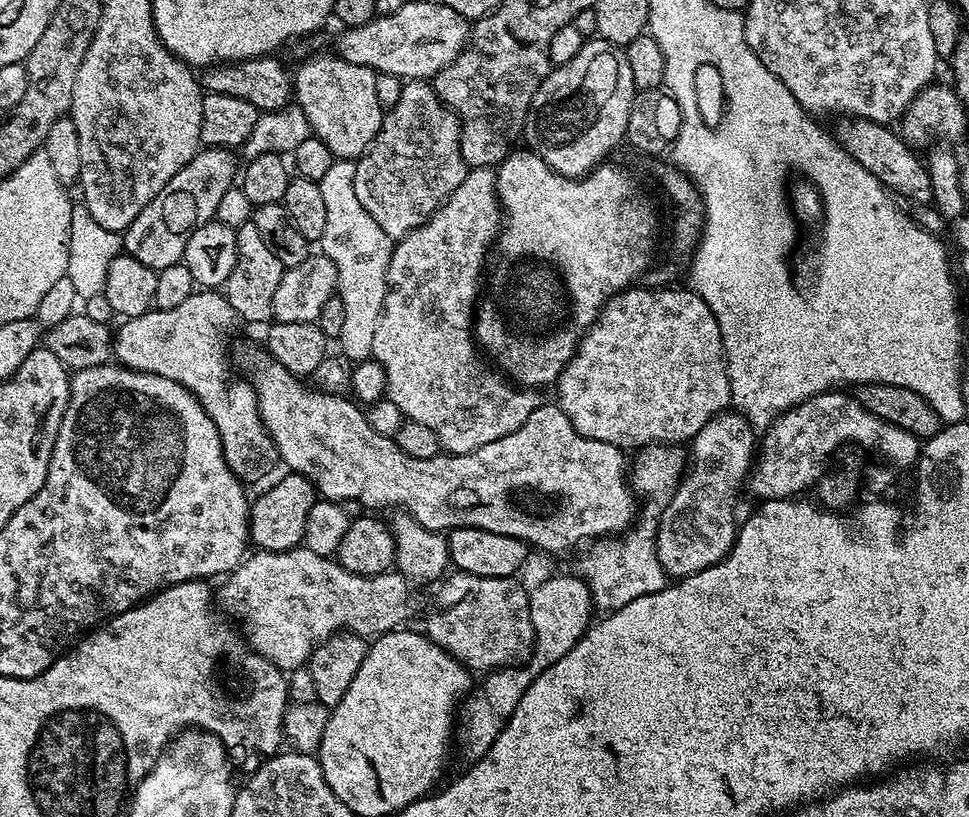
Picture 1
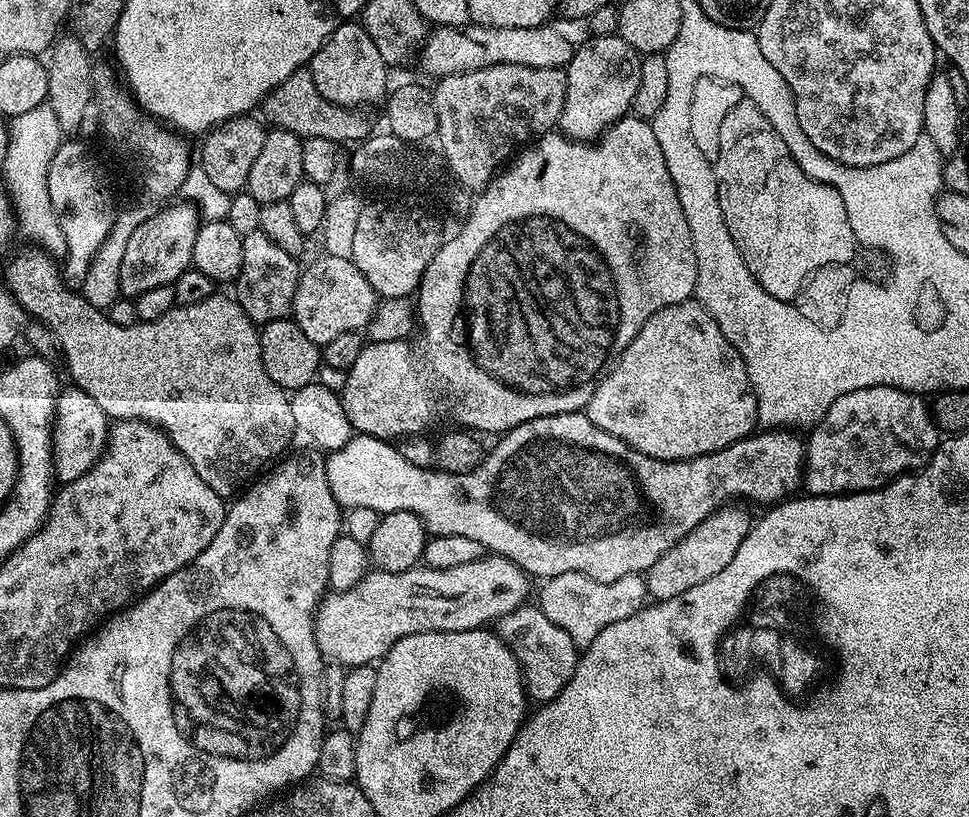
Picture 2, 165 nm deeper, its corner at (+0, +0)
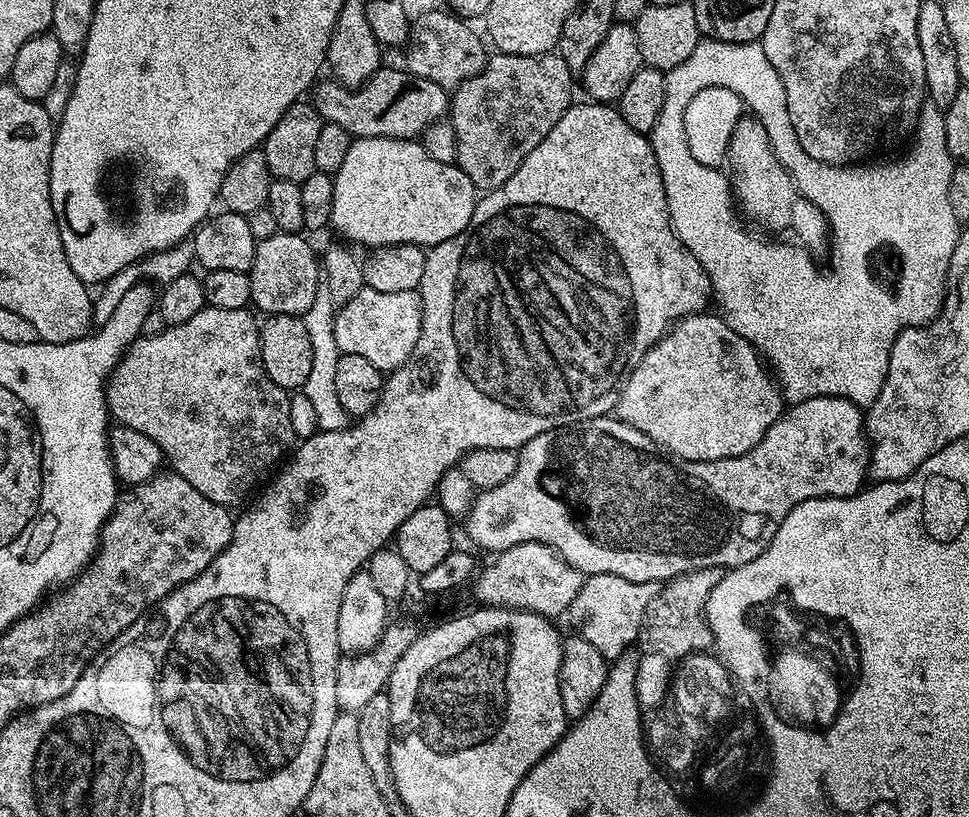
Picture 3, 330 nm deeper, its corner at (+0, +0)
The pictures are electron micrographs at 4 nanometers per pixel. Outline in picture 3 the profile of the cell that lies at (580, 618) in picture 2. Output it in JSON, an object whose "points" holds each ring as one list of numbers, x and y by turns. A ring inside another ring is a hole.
{"points":[[594,574,585,579,584,585,578,590,578,598,574,598,566,616,572,619,576,627,573,629,578,635,611,662,637,643,646,606,658,595,660,589,661,585,657,582,630,582,614,574]]}

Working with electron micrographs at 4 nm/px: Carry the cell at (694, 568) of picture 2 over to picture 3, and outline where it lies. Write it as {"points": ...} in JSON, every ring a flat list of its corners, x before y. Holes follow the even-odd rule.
{"points":[[708,567,676,576,675,579,667,581,658,595,650,600,636,643,636,694,642,694,646,679,659,679,670,664,677,665,679,657,712,648,713,634,704,618,704,608,710,592,718,586,724,574,725,569]]}

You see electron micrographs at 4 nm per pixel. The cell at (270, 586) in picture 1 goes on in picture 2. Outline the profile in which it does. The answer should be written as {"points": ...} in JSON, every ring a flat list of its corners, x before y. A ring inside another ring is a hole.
{"points":[[485,554,482,558,478,558,478,562,466,562,466,566,450,566,450,570,417,566,405,572,369,571,352,589,346,589,344,592,332,590,321,599,320,606,316,609,316,641,320,647,320,655,331,661,333,665,341,665,345,669,356,668,360,664,375,665,384,659,385,654,394,646,394,642,398,642,410,634,422,634,423,632,465,632,471,628,482,628,491,625,491,620,492,623,499,622,503,616,518,610,526,603,529,599,528,583,530,583,528,573,523,572,518,565,510,562,506,557,495,554]]}

